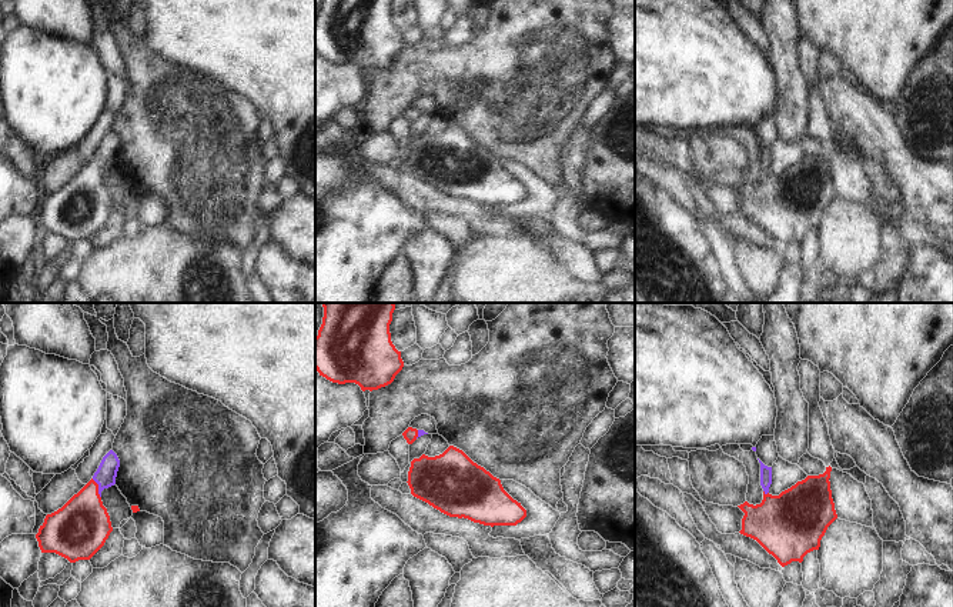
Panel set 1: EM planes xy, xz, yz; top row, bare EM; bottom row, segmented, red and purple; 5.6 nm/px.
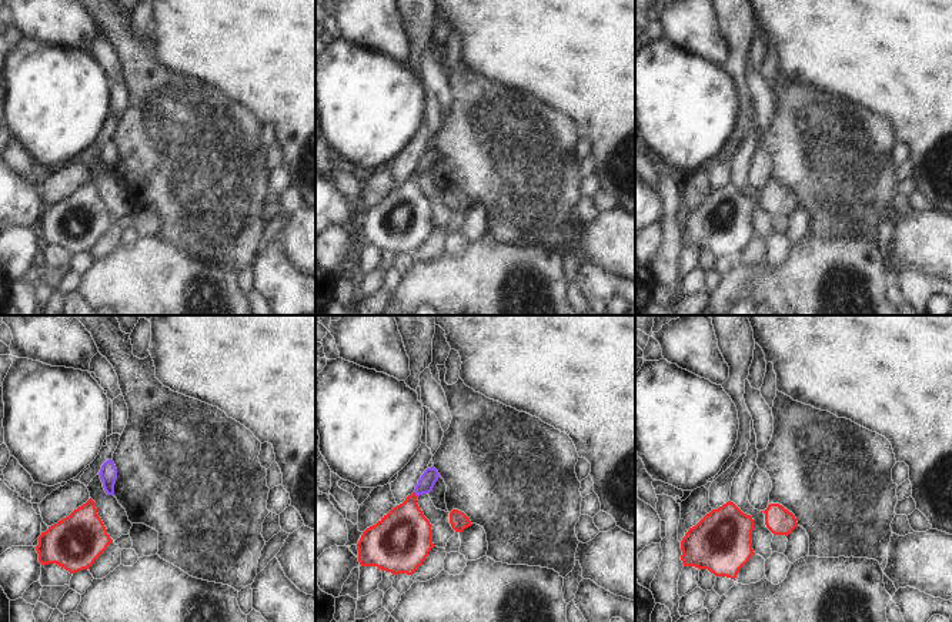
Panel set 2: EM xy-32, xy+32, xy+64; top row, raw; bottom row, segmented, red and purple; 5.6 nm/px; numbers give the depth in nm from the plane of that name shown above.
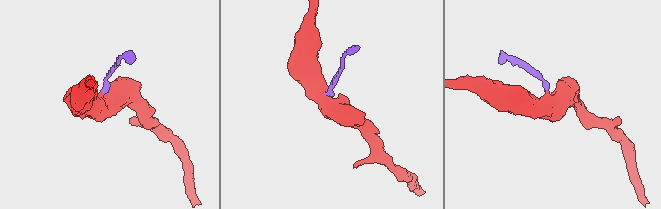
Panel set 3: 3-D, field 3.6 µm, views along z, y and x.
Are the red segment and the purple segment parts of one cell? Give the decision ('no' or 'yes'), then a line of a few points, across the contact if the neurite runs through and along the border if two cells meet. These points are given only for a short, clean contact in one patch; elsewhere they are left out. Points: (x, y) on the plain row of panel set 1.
yes | xy (79, 209), (97, 169), (106, 154)

